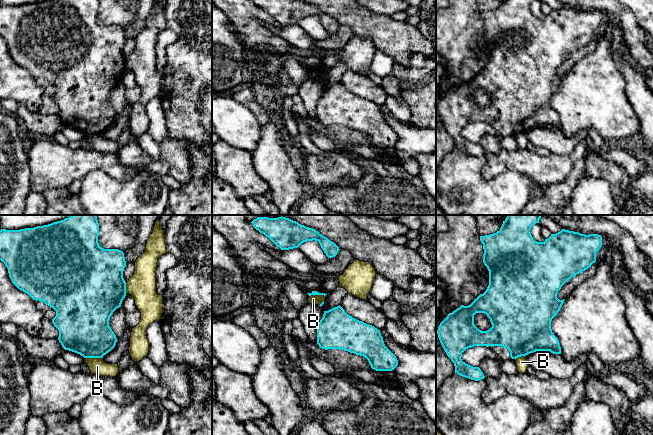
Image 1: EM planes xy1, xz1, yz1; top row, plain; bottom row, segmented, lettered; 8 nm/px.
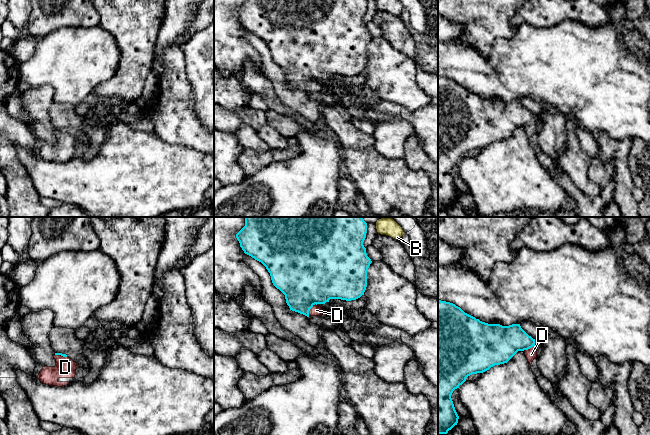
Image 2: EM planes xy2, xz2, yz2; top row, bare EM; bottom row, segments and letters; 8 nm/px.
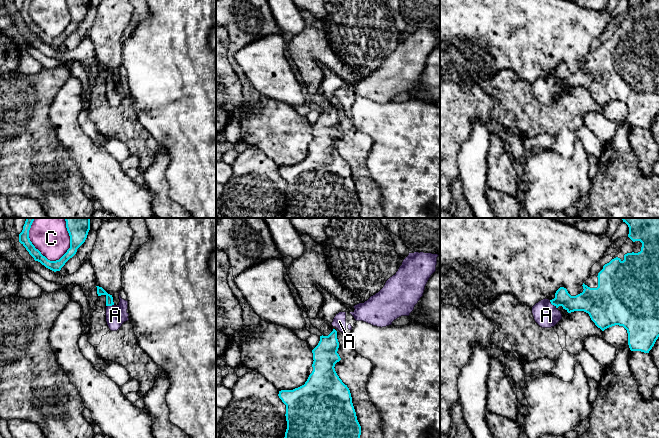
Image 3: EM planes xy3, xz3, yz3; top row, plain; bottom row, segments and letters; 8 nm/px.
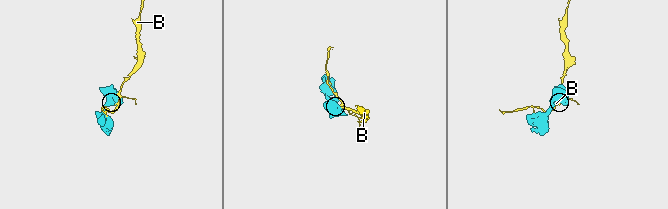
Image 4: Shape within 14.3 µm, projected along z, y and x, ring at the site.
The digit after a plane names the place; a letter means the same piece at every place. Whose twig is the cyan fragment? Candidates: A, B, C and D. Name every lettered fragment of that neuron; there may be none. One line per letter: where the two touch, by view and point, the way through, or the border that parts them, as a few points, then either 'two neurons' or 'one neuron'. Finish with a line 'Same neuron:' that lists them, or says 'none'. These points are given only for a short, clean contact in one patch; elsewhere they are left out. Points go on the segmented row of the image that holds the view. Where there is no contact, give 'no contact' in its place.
A: contact yz3 (552, 304); way yz3 (582, 302), (552, 304), (546, 310), (546, 315); one neuron
B: contact xy1 (93, 357); two neurons
C: contact xy3 (32, 244); two neurons
D: contact xz2 (310, 308); way xz2 (307, 277), (310, 308), (316, 310); one neuron
Same neuron: A, D

